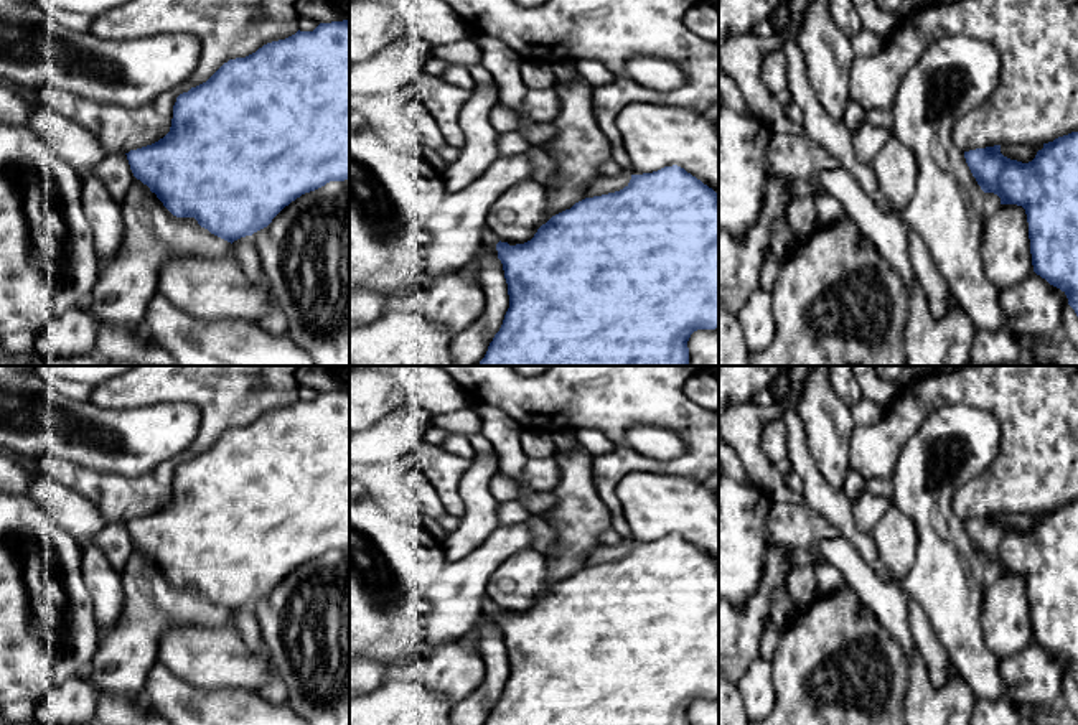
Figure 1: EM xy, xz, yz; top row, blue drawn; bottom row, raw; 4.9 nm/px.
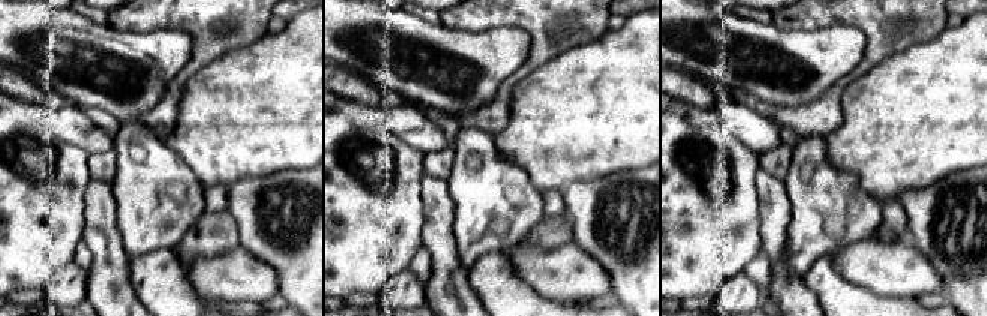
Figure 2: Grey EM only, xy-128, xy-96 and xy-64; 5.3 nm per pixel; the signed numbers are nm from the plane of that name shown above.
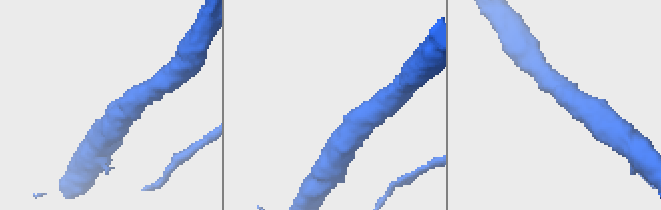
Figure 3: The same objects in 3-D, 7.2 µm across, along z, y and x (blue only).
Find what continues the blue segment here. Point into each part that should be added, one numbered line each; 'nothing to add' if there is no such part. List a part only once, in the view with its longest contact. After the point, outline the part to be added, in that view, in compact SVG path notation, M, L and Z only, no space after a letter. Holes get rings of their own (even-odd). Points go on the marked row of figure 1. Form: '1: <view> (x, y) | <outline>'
1: xz (490, 238) | M486 227L483 234L483 244L496 246L498 242L499 242L499 237L490 227Z

